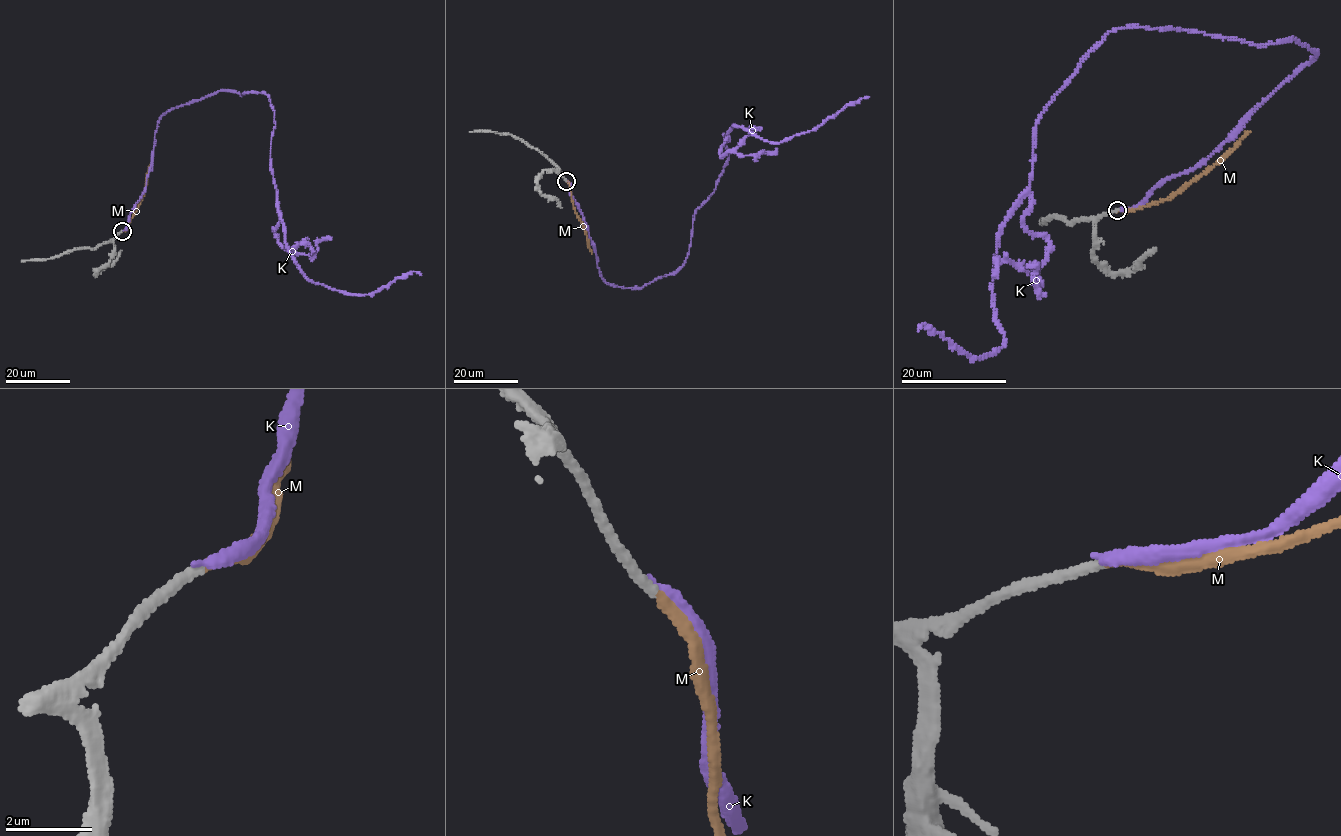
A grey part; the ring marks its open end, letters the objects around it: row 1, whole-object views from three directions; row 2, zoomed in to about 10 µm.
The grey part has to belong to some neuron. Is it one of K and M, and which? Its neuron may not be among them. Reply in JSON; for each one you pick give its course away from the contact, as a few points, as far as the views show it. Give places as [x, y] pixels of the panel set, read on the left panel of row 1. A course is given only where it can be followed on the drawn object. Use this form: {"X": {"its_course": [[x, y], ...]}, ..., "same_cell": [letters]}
{"M": {"its_course": [[122, 231], [139, 203], [150, 163]]}, "same_cell": ["M"]}

